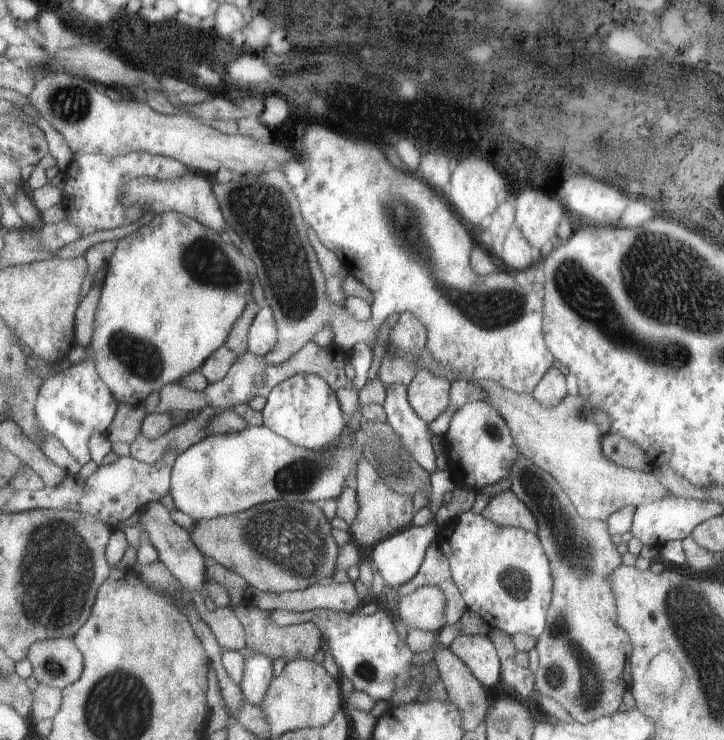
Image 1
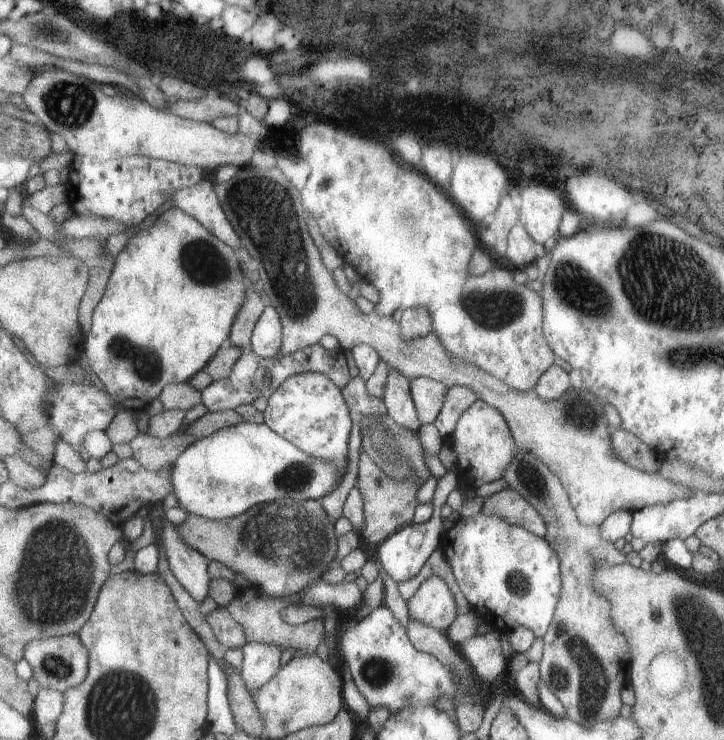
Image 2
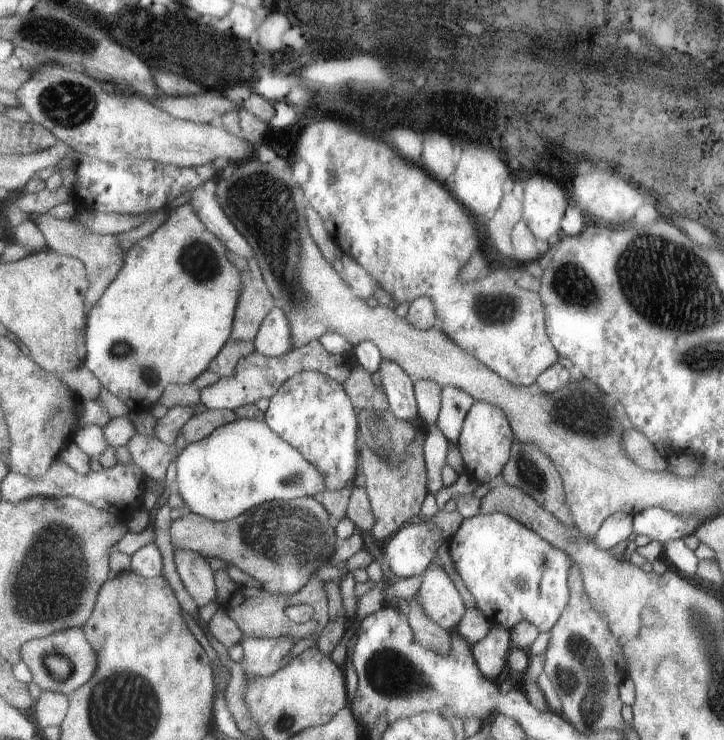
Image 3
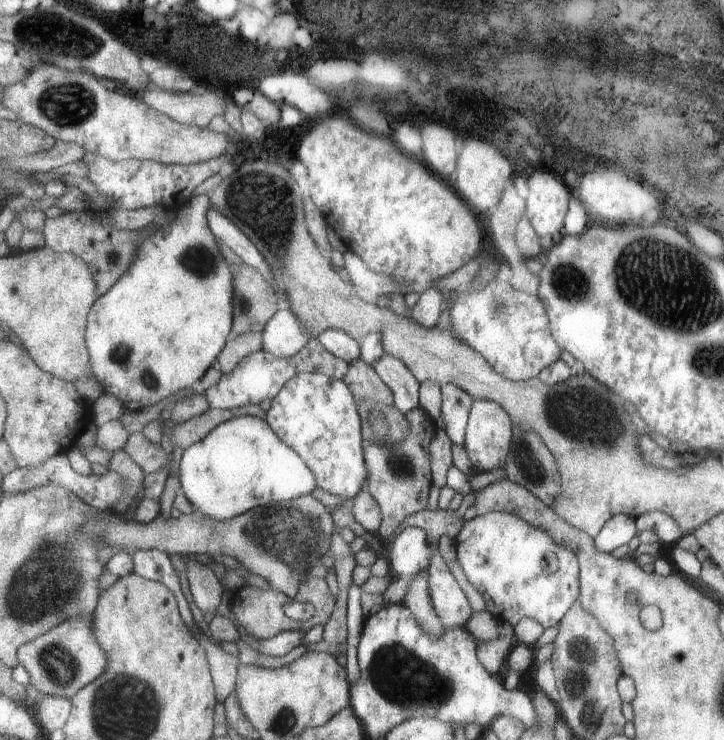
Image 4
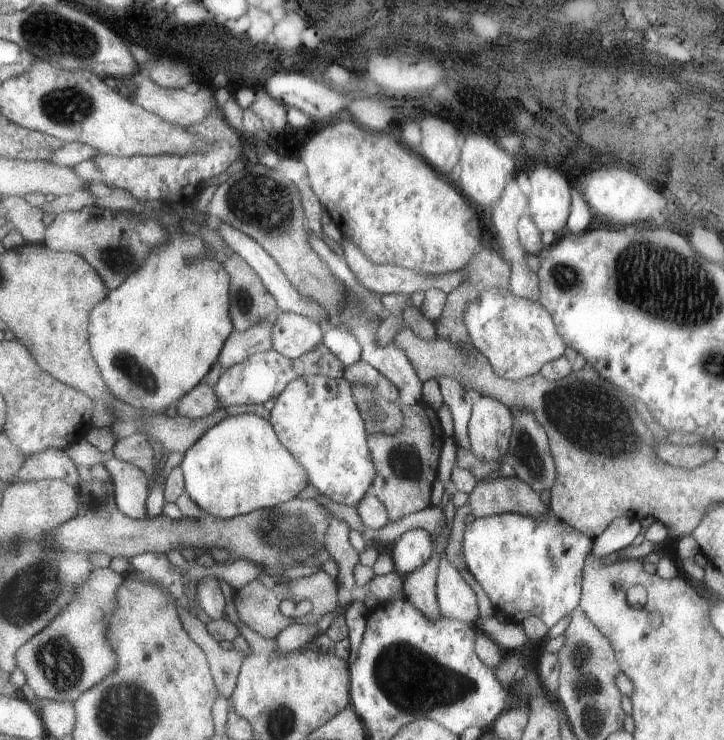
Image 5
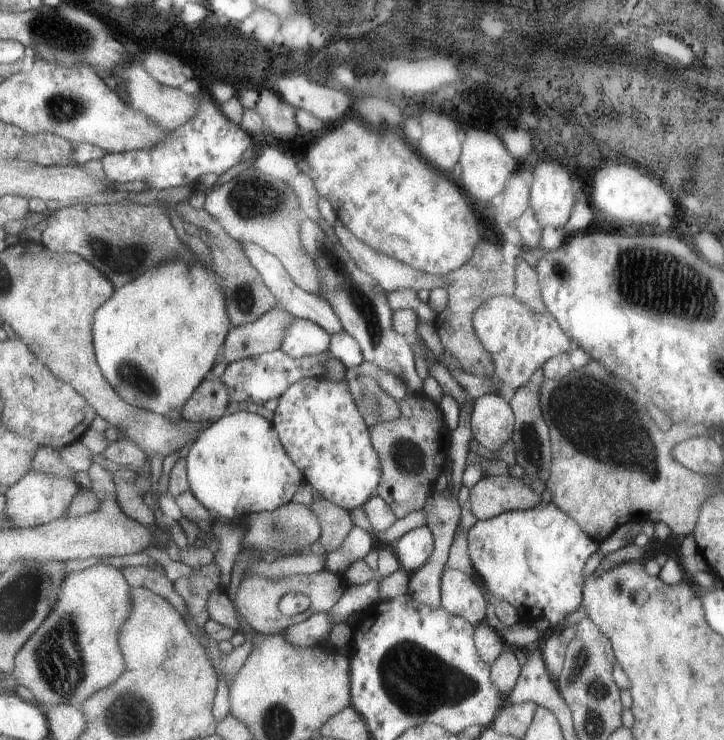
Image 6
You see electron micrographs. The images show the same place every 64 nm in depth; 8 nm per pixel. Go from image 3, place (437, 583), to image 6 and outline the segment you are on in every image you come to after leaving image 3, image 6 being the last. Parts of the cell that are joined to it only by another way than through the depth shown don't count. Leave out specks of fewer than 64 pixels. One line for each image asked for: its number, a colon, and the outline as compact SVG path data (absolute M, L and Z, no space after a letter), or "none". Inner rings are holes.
4: M435 548L435 558L431 562L429 574L429 594L437 616L449 630L457 626L463 628L475 612L457 578L451 574L447 562L439 554L439 548Z
5: M439 552L439 576L437 576L437 596L441 604L443 618L467 622L469 626L479 620L479 604L473 588L463 582L459 570L447 560L445 552Z
6: M445 570L443 574L443 608L455 616L467 618L471 624L483 624L487 600L483 590L461 570Z

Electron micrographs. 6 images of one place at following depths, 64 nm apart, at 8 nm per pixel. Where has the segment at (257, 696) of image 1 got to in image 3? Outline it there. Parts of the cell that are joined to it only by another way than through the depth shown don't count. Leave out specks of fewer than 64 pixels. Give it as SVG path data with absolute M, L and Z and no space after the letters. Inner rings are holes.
M245 638L241 644L245 648L245 674L249 680L271 678L279 670L283 670L283 658L289 654L291 646L297 640L293 638L279 638L279 640L259 640L259 638Z

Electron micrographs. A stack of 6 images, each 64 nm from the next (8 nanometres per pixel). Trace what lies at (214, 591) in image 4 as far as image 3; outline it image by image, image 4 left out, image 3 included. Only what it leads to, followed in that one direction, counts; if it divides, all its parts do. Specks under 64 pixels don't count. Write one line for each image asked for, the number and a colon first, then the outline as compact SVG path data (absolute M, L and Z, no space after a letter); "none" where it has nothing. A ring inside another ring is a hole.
3: M175 550L175 566L181 576L187 592L197 602L197 606L205 606L209 602L217 602L217 568L215 562L207 562L203 554L193 550Z

